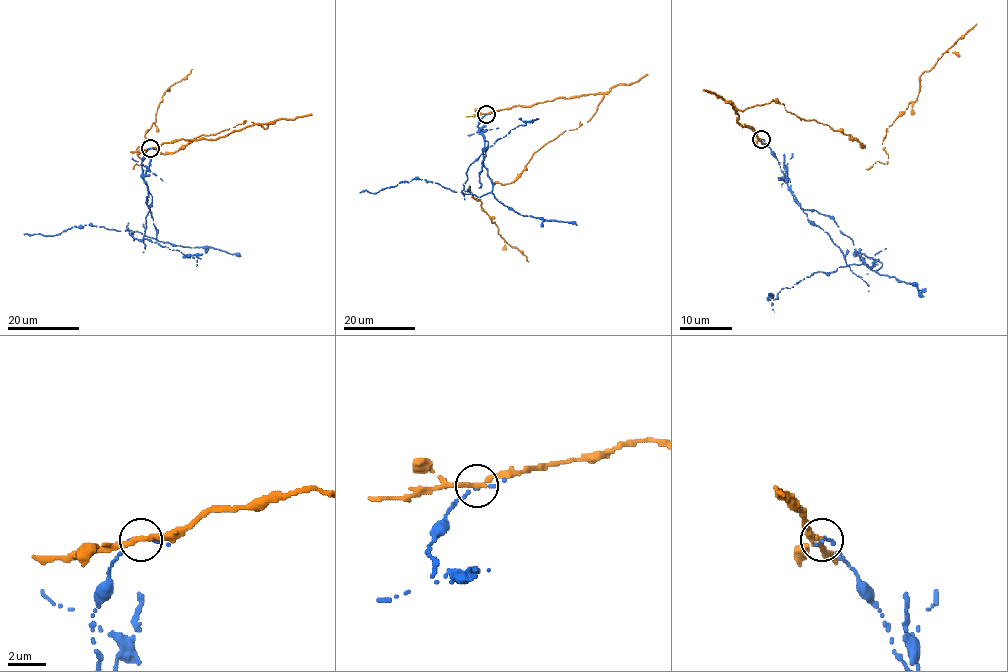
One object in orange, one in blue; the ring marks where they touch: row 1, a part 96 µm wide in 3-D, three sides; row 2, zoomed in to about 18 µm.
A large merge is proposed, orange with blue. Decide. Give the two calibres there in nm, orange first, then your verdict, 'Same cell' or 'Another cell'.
Thickness 280 nm (orange) against 180 nm. Another cell

